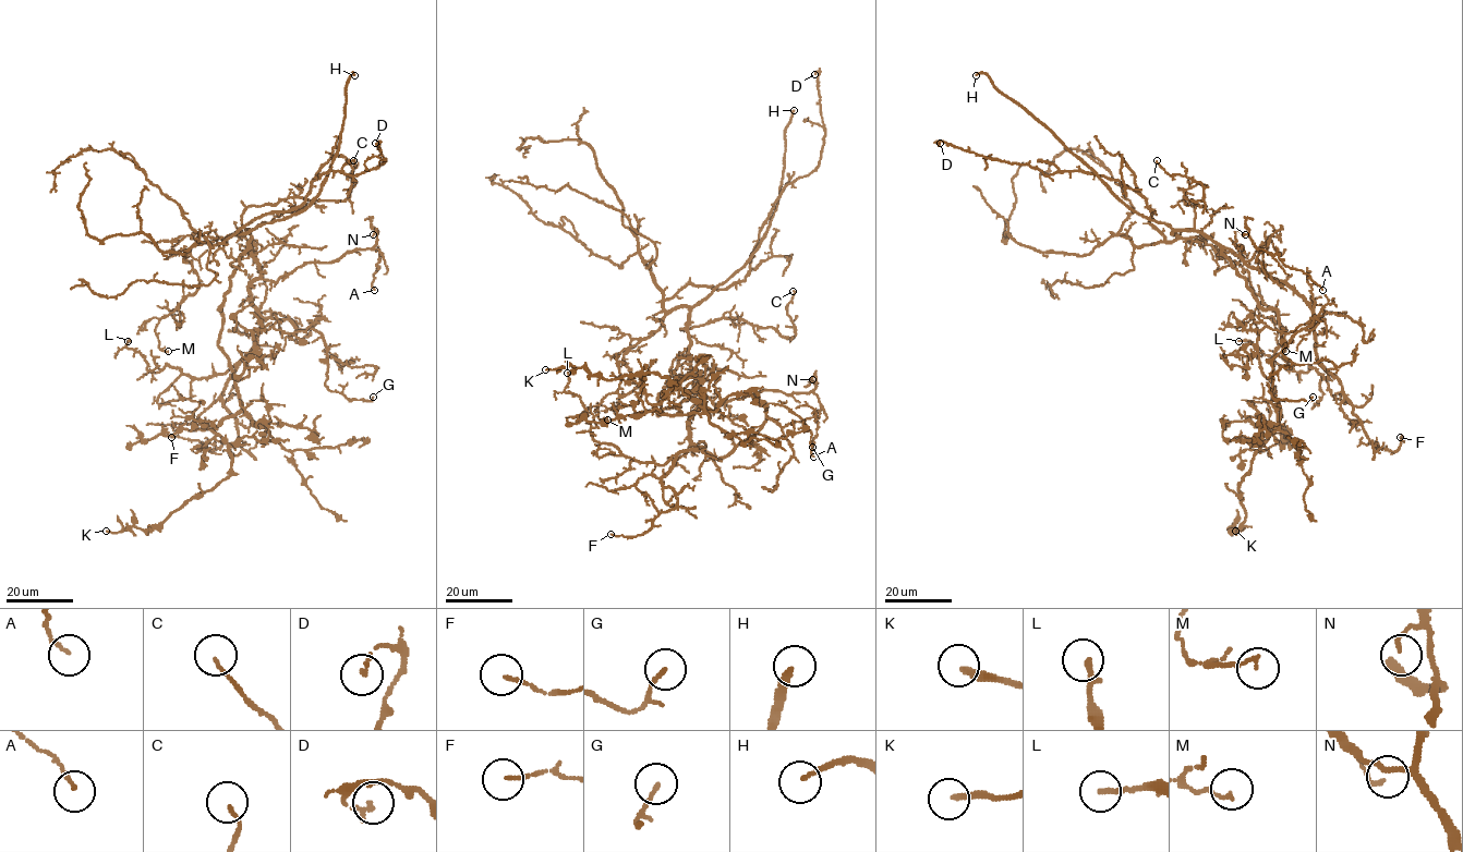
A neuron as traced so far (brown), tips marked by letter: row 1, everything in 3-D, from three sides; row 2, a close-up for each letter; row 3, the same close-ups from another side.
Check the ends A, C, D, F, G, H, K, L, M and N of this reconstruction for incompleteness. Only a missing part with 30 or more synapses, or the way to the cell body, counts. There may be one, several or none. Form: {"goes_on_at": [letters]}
{"goes_on_at": ["H"]}

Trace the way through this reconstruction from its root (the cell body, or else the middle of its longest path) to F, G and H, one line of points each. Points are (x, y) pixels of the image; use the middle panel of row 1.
F: (687, 353), (699, 390), (689, 436), (701, 447), (682, 450), (662, 478), (677, 503), (640, 535), (611, 534)
G: (687, 353), (699, 390), (689, 436), (703, 451), (725, 458), (761, 429), (768, 403), (797, 415), (812, 447)
H: (687, 353), (690, 344), (689, 312), (745, 264), (768, 229), (782, 179), (785, 129), (794, 110)

